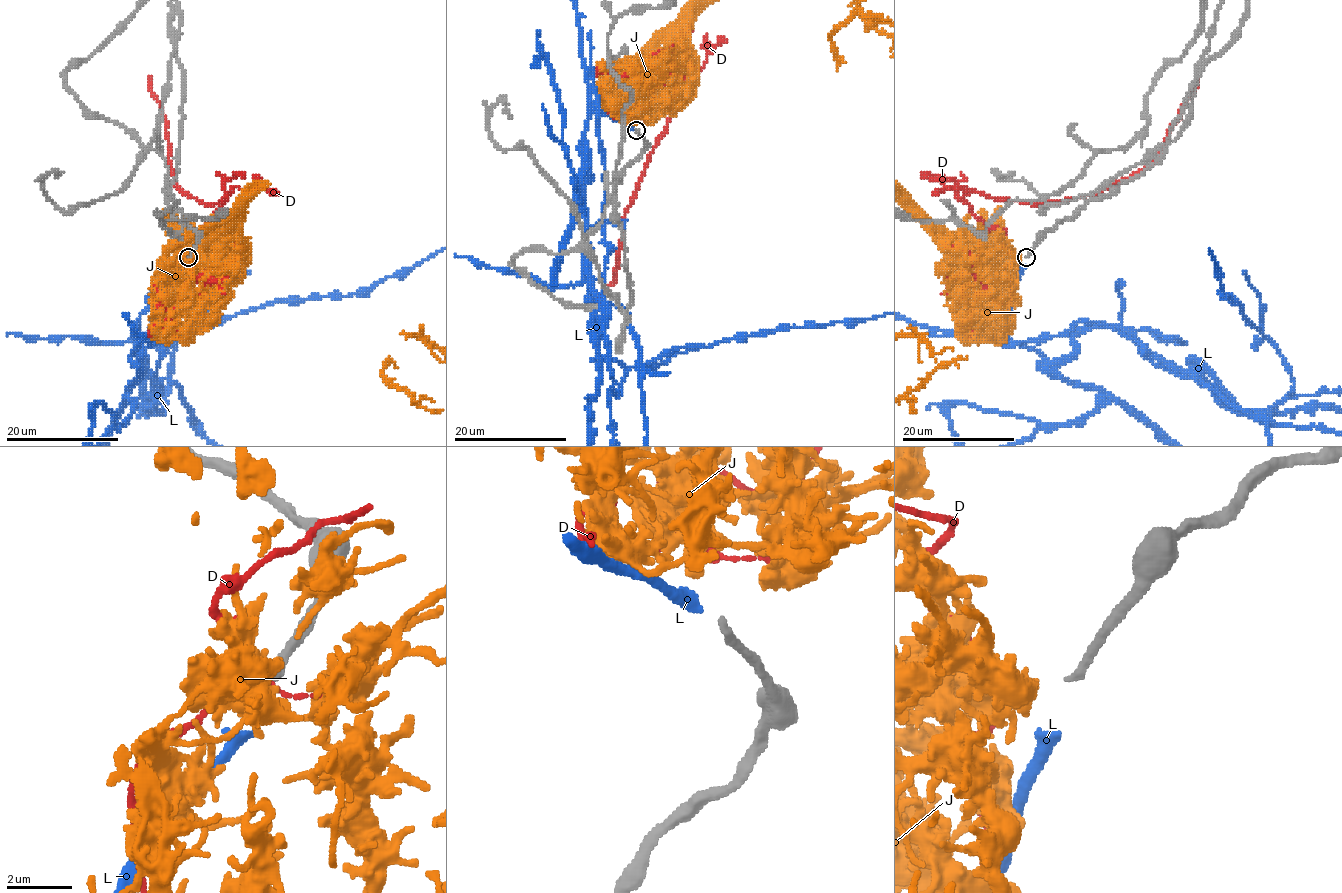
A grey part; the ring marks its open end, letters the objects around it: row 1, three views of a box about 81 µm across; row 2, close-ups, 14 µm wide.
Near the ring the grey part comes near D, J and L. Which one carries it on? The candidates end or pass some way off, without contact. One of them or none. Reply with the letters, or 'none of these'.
L

